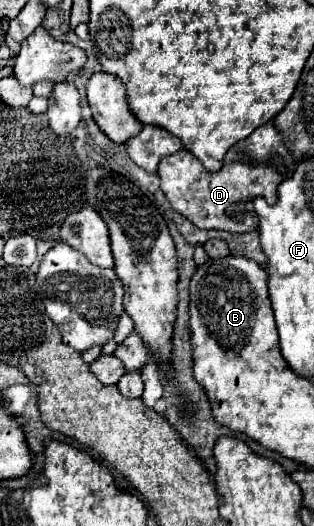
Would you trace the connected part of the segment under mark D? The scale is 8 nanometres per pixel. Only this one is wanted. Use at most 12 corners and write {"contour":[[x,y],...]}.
{"contour":[[272,122],[248,160],[204,170],[162,158],[172,208],[202,230],[258,230],[254,198],[276,202],[296,160]]}

